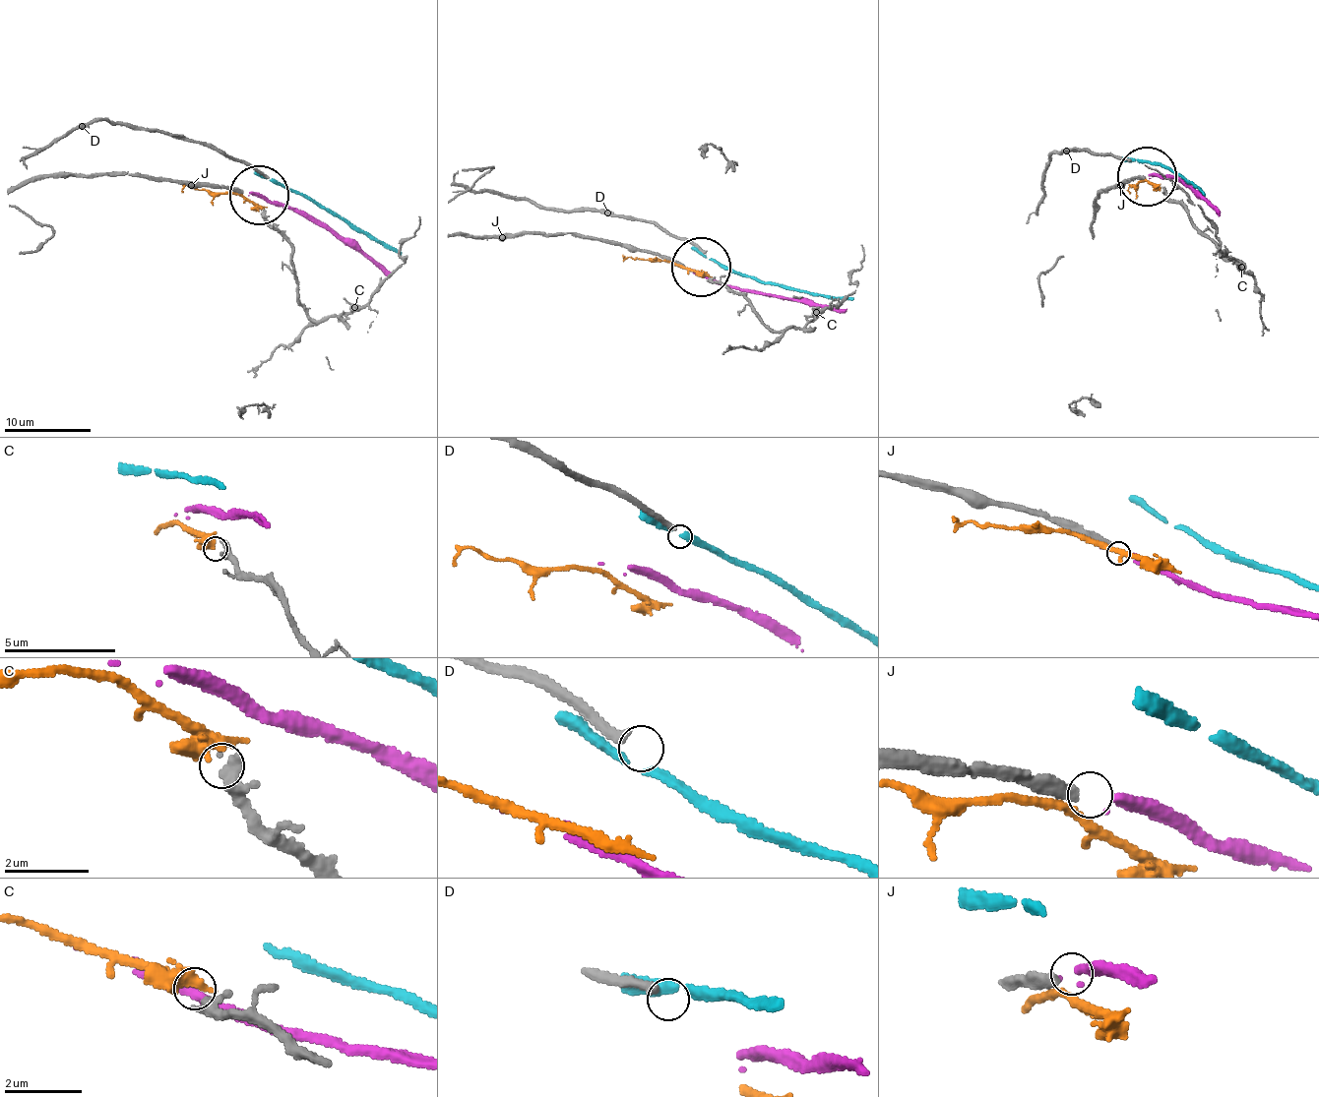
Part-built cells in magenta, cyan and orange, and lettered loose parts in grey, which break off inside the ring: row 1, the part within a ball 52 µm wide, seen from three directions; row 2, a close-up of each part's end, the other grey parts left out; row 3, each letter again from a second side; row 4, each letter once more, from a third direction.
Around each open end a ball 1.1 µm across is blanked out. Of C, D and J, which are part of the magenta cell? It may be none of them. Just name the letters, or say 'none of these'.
J

